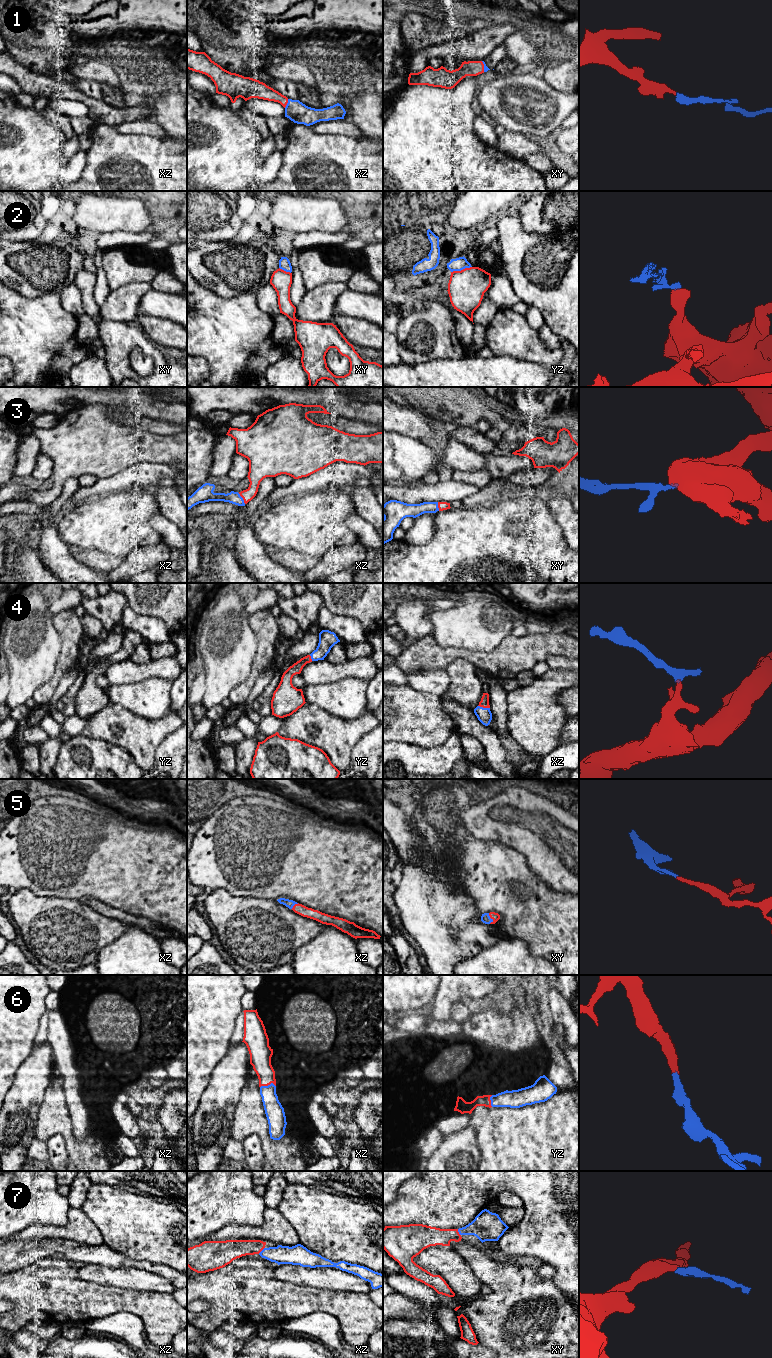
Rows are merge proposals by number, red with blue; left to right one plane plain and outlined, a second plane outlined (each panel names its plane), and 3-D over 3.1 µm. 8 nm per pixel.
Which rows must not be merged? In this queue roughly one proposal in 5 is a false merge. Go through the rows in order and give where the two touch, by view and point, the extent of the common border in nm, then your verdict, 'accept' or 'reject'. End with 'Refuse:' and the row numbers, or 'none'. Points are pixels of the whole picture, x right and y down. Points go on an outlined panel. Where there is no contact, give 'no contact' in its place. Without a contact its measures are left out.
1: meets red in xz at (287, 102); contact 80 nm long; accept
2: meets red in yz at (461, 270); contact 180 nm long; reject
3: meets red in xz at (242, 497); contact 110 nm long; accept
4: meets red in xz at (484, 707); contact 100 nm long; accept
5: meets red in xy at (490, 917); contact 90 nm long; accept
6: meets red in xz at (267, 1085); contact 130 nm long; accept
7: meets red in xz at (261, 1250); contact 80 nm long; accept
Refuse: 2

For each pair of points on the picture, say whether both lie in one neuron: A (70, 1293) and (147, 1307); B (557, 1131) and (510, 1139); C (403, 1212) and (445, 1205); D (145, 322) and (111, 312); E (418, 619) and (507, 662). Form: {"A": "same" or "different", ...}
{"A": "same", "B": "same", "C": "same", "D": "different", "E": "different"}

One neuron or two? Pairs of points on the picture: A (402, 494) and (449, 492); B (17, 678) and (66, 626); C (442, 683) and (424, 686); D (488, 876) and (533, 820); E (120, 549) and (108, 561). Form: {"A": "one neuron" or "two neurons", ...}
{"A": "one neuron", "B": "two neurons", "C": "one neuron", "D": "two neurons", "E": "two neurons"}

